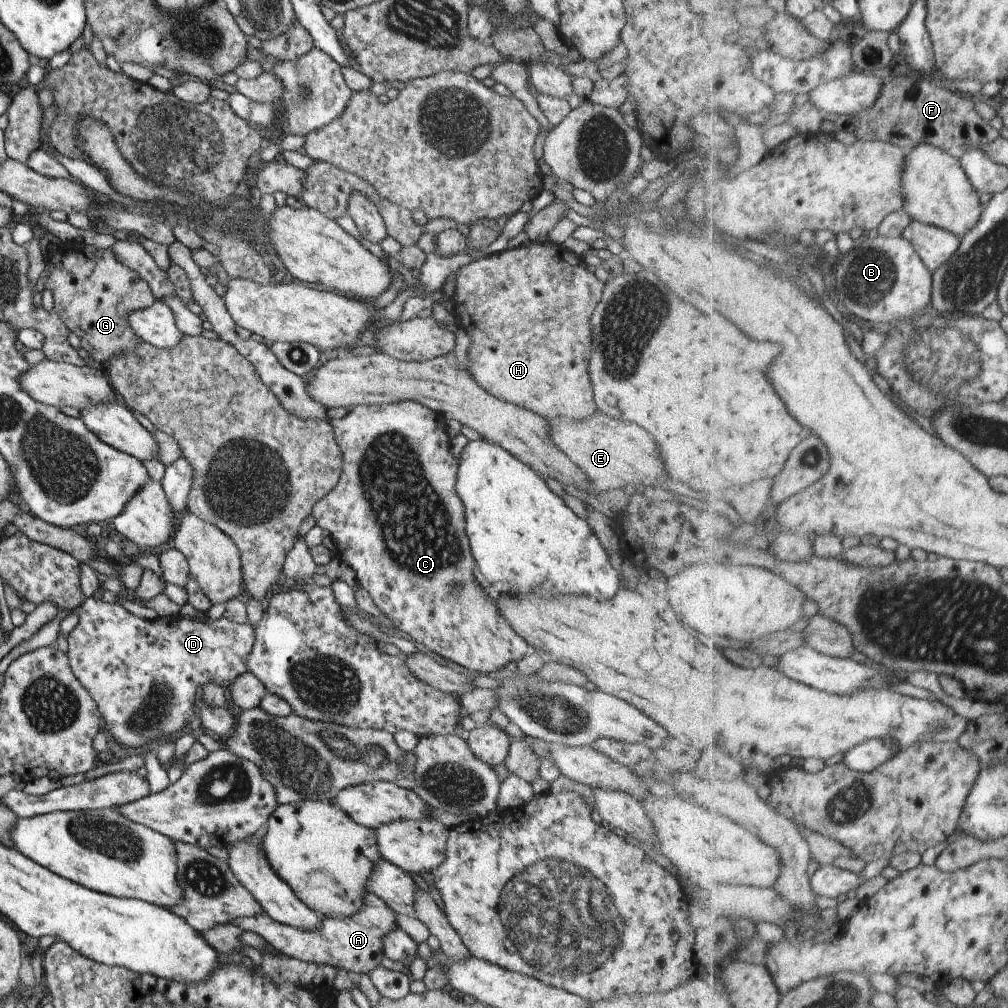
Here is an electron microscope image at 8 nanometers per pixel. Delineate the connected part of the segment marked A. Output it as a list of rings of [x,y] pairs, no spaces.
[[[373,893],[364,895],[364,902],[359,913],[349,919],[333,919],[322,917],[320,927],[314,931],[302,931],[289,925],[271,920],[265,913],[262,915],[235,919],[231,923],[242,931],[255,932],[265,940],[271,948],[308,963],[326,964],[333,968],[343,968],[347,973],[368,974],[380,965],[385,958],[382,949],[382,938],[398,928],[396,913],[393,912],[378,896]]]

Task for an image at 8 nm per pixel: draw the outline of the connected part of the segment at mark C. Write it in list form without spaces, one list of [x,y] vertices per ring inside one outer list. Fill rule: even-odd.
[[[399,401],[382,405],[355,405],[341,418],[324,417],[324,419],[330,424],[334,441],[340,450],[342,471],[337,484],[323,498],[315,502],[310,514],[315,519],[316,525],[321,530],[325,530],[332,538],[337,552],[336,556],[349,565],[349,568],[354,572],[357,584],[367,591],[367,594],[377,606],[377,610],[382,612],[385,618],[389,618],[391,624],[397,629],[425,646],[429,652],[435,652],[444,660],[455,662],[455,664],[467,668],[469,672],[473,670],[473,672],[481,675],[498,675],[505,672],[505,666],[509,662],[517,662],[523,656],[529,655],[531,653],[530,646],[523,642],[508,623],[497,614],[493,604],[487,600],[488,596],[481,592],[479,584],[475,582],[474,558],[469,551],[468,540],[464,531],[463,503],[455,492],[458,462],[453,459],[450,453],[450,440],[447,437],[444,418],[418,402]]]

